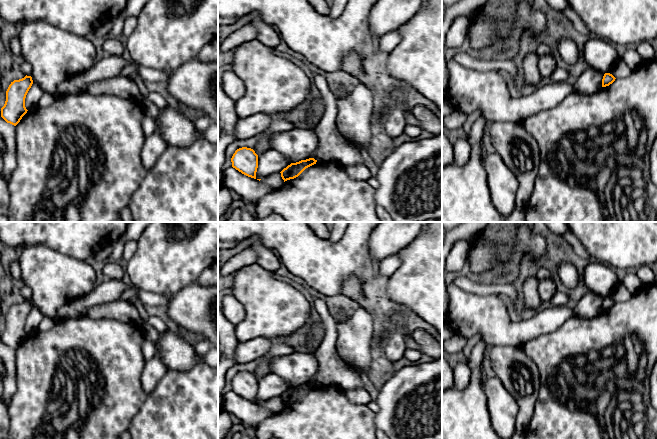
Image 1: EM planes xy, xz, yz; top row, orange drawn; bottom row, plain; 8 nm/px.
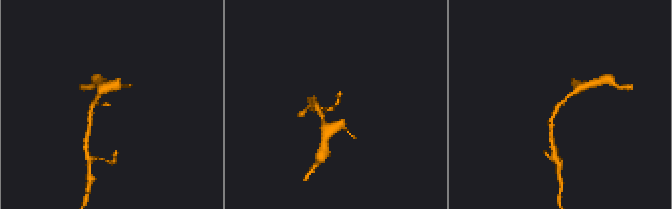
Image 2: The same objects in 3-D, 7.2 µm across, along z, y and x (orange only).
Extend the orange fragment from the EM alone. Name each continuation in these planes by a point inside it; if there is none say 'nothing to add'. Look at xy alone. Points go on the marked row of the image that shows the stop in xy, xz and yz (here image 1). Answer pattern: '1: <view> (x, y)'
nothing to add

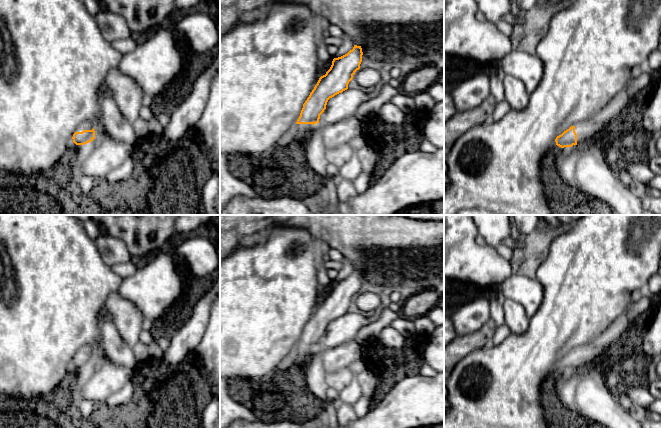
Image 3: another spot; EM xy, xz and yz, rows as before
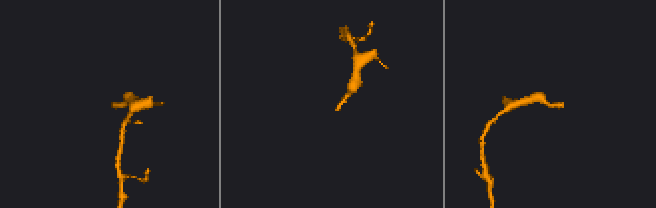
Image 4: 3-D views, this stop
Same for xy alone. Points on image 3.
1: xy (86, 125)

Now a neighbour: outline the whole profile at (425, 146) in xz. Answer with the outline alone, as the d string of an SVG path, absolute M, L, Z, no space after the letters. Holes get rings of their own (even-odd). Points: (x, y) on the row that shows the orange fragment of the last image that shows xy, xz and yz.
M422 139L420 144L420 151L427 152L427 153L434 153L437 150L436 146L433 145L431 142L427 141L426 139Z

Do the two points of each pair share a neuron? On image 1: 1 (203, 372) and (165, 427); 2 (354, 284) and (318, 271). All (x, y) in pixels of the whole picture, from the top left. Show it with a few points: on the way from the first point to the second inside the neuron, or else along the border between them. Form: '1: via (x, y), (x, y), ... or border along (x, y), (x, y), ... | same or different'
1: via (203, 386), (203, 389), (179, 413) | same
2: border along (362, 283), (354, 275), (349, 275), (339, 292) | different

